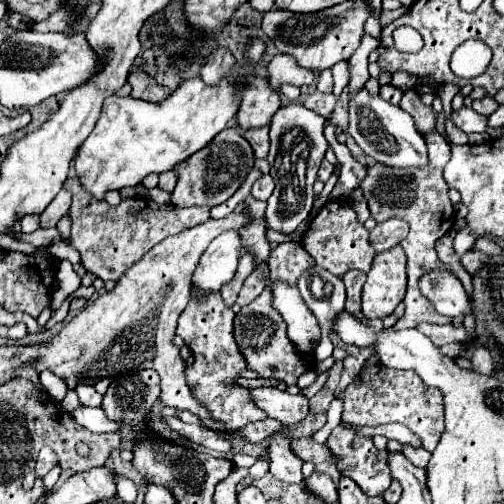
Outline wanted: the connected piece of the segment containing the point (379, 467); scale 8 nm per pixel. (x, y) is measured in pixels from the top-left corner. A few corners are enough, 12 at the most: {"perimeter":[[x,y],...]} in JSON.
{"perimeter":[[338,425],[326,445],[366,495],[390,487],[388,451]]}

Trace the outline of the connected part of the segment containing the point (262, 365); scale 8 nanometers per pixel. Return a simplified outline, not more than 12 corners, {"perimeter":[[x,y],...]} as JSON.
{"perimeter":[[272,295],[242,307],[234,339],[248,369],[296,385],[304,373],[272,311]]}

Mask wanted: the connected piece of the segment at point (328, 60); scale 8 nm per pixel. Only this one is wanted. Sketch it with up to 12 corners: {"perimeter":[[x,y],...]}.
{"perimeter":[[344,1],[312,15],[272,9],[262,31],[300,67],[352,57],[368,5]]}

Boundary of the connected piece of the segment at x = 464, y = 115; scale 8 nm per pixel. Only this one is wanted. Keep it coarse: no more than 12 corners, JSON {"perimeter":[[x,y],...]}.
{"perimeter":[[470,107],[452,111],[452,123],[464,133],[484,133],[486,117]]}

